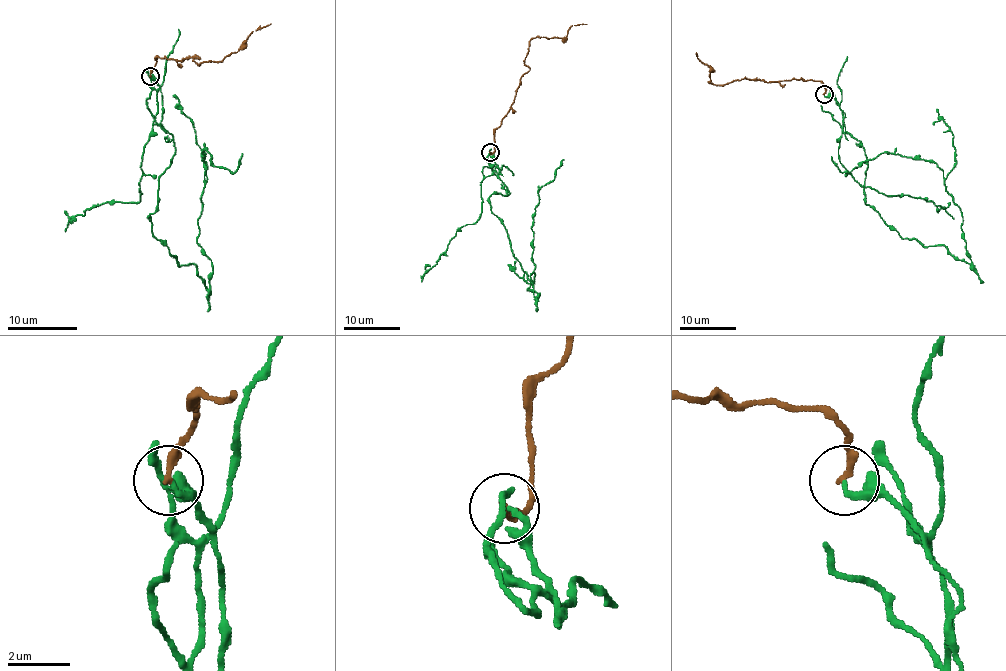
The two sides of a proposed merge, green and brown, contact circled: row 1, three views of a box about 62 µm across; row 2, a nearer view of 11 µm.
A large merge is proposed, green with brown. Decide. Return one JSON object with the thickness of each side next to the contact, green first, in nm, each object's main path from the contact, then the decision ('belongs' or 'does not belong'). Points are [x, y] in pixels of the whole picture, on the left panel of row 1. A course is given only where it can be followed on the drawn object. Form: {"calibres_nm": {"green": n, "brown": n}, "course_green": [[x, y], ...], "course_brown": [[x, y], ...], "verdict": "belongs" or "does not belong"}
{"calibres_nm": {"green": 180, "brown": 220}, "course_green": [[151, 75], [174, 148], [151, 234], [205, 286], [202, 152], [231, 173], [242, 154]], "course_brown": [[150, 75], [157, 58], [181, 61], [200, 56], [193, 60], [198, 65], [221, 61], [252, 32], [271, 23]], "verdict": "does not belong"}

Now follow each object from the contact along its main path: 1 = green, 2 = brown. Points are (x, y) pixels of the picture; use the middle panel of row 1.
1: (491, 152), (509, 193), (493, 193), (491, 211), (537, 299), (527, 289), (538, 190), (563, 159)
2: (489, 152), (495, 130), (530, 69), (524, 63), (528, 42), (537, 36), (563, 38), (572, 25), (587, 24)

